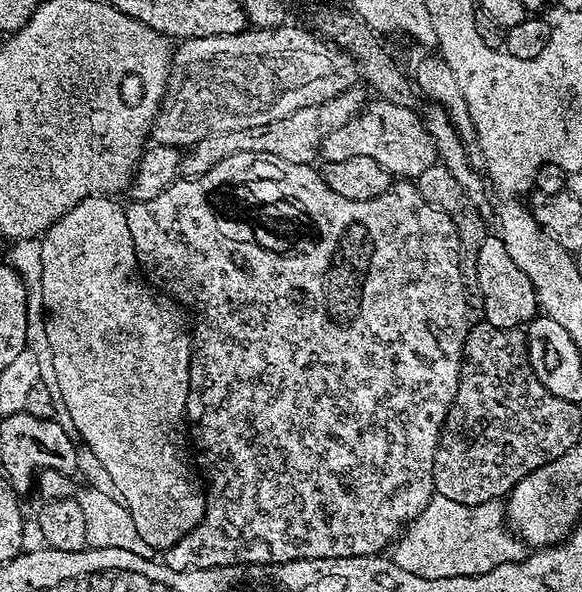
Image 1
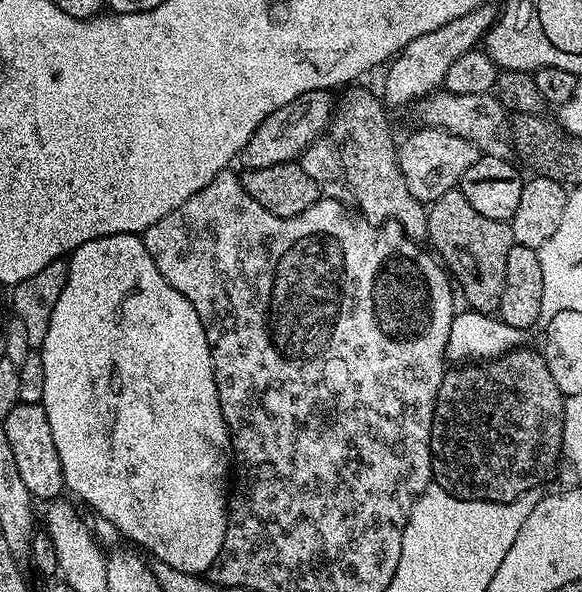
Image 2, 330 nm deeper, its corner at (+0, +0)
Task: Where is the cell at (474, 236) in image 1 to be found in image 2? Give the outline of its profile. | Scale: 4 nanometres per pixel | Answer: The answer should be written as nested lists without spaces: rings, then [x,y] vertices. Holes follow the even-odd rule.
[[[459,187],[431,201],[427,216],[427,243],[450,273],[459,295],[460,292],[464,295],[468,303],[465,305],[473,312],[499,313],[502,290],[506,290],[506,254],[510,254],[512,245],[516,243],[511,223],[478,214]]]

